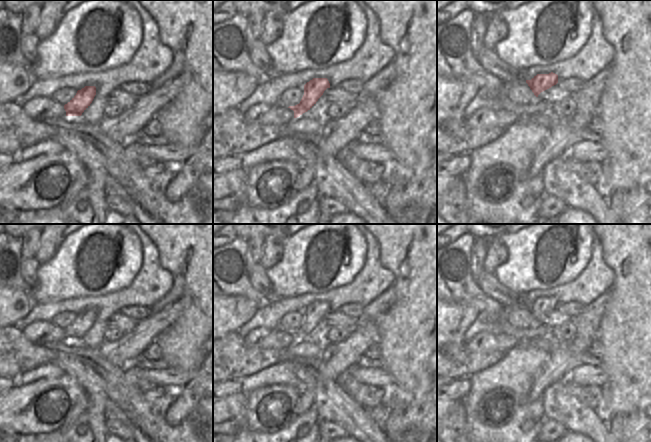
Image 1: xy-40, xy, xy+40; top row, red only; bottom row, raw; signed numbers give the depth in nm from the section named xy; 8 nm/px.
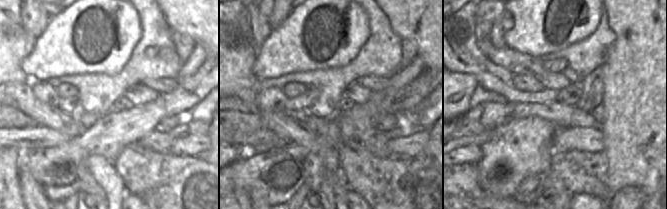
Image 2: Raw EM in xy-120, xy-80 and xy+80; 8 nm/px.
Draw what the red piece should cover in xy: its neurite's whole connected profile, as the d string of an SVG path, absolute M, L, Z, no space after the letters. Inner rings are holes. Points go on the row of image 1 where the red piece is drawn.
M313 78L307 82L304 85L304 95L300 103L288 107L294 111L294 118L310 110L327 88L330 88L330 83L327 78Z

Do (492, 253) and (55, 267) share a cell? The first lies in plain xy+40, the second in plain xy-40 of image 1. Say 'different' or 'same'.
different

